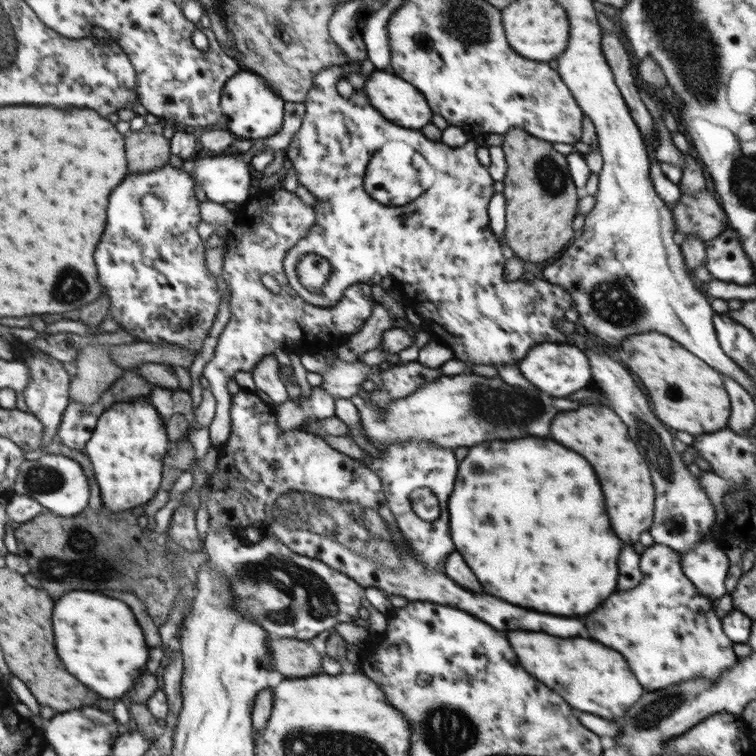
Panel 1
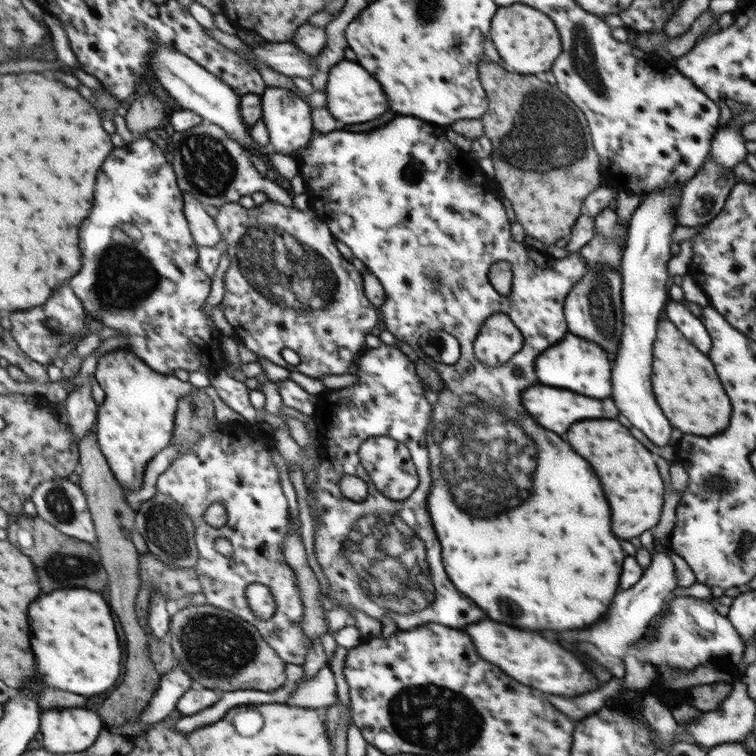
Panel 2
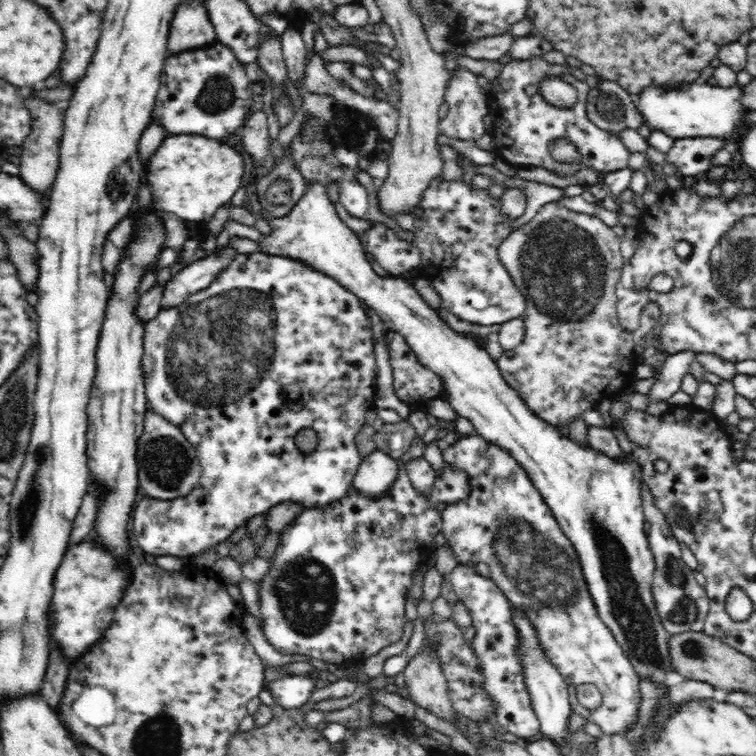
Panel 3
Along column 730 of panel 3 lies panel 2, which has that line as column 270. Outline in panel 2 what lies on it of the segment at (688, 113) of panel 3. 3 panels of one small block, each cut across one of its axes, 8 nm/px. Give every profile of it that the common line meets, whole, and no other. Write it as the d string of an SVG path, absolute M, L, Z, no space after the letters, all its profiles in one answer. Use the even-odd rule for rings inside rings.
M266 87L261 94L262 119L276 153L292 156L292 153L304 153L308 143L316 135L311 118L311 108L306 101L288 88Z

